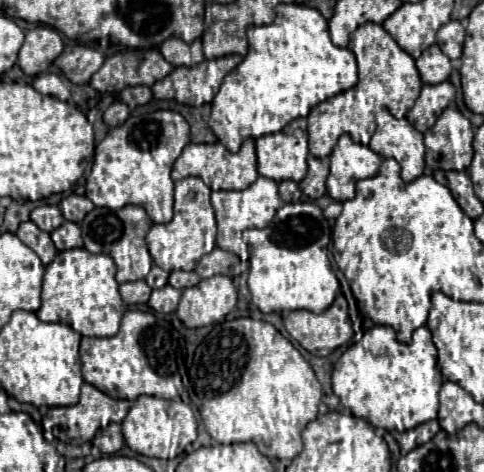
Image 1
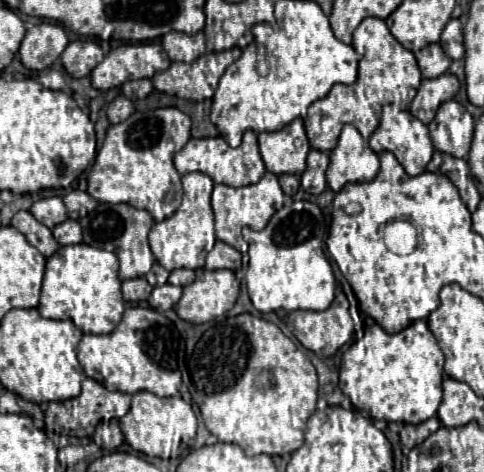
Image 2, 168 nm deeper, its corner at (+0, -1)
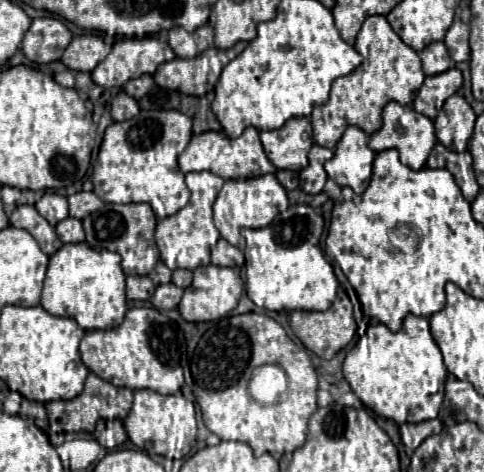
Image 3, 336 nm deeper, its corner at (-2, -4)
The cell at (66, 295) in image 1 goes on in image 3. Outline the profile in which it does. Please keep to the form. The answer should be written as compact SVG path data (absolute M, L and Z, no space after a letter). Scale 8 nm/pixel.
M87 242L63 244L49 258L41 306L53 316L67 316L77 320L83 330L105 330L119 326L127 312L125 274L121 270L119 254L109 250L95 250L87 246Z

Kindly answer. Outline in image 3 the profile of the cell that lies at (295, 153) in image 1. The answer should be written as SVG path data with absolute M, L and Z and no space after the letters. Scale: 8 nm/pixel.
M305 116L291 118L277 130L261 132L261 142L277 170L303 170L307 152L313 146L311 122Z

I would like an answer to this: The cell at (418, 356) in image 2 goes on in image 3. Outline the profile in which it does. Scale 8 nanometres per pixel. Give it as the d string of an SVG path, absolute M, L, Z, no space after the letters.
M409 314L397 332L391 332L383 324L369 326L365 336L347 352L343 374L367 408L377 416L405 424L437 418L444 399L447 368L429 332L429 320Z

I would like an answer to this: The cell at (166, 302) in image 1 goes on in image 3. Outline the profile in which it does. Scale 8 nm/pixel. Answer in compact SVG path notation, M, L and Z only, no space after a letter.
M173 282L163 284L163 286L157 286L155 294L151 296L151 304L157 310L173 310L181 302L181 296L183 296L183 288L175 286Z

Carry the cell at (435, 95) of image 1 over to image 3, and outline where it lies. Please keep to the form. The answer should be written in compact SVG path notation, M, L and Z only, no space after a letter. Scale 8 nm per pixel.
M449 68L441 74L427 76L421 90L417 92L417 96L413 100L413 108L417 112L425 114L427 118L435 118L437 112L441 110L443 102L461 88L461 82L463 82L463 78L457 68Z

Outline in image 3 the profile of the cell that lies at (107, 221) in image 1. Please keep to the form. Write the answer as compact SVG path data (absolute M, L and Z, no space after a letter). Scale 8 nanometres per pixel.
M105 204L101 210L89 214L83 220L87 234L87 244L93 248L105 248L121 254L123 272L129 274L149 274L159 262L159 250L155 246L155 226L157 216L149 204Z

